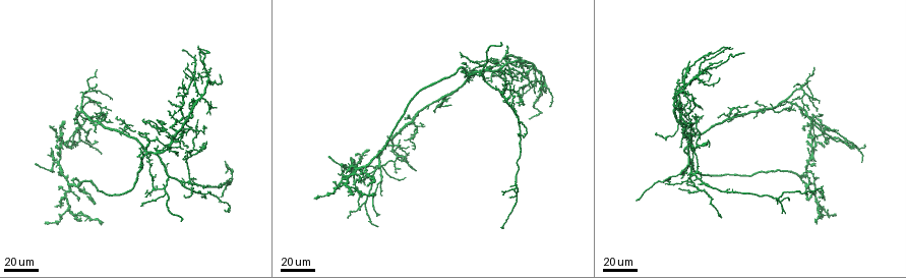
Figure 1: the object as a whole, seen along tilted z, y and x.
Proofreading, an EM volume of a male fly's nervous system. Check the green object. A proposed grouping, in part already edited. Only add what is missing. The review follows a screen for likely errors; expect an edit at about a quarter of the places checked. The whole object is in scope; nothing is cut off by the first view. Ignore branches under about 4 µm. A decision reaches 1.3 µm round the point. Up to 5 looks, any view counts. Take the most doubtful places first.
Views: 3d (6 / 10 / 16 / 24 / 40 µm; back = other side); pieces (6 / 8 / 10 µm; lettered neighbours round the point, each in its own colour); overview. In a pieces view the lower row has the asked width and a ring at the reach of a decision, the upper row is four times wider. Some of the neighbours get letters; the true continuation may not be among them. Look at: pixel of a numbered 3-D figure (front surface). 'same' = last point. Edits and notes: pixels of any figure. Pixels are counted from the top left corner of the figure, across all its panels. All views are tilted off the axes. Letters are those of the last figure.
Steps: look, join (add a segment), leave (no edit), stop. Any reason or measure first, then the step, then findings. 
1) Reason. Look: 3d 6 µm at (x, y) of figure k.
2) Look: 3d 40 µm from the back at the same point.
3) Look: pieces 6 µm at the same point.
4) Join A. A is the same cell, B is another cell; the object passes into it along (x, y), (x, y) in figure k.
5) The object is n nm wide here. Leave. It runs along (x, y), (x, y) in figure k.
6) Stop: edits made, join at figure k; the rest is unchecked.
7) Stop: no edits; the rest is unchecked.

Long arm stops here. Look: 3d 24 µm at (855, 149) of figure 1.

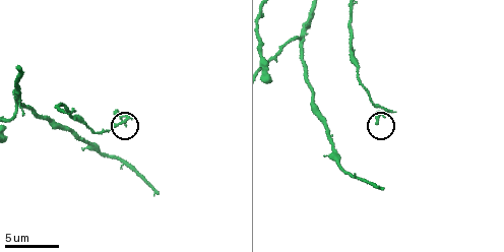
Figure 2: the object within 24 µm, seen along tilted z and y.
Look: pieces 10 µm at (377, 120) of figure 2.

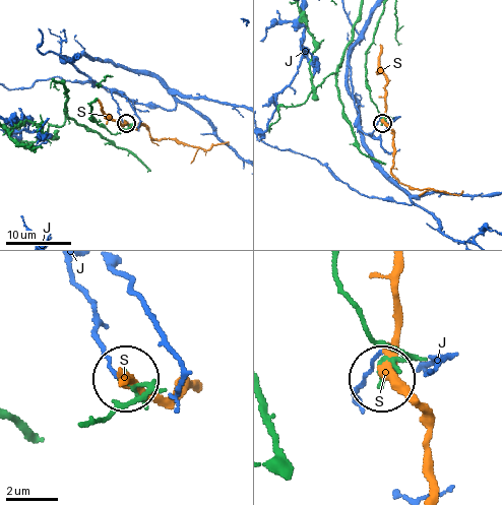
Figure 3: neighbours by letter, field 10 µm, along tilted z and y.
Leave. J and S are other cells; it runs along (335, 270), (364, 327), (394, 351), (381, 378) in figure 3; no lettered segment goes on from it.

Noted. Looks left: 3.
Branch stops here. Look: 3d 6 µm at (156, 190) of figure 2.

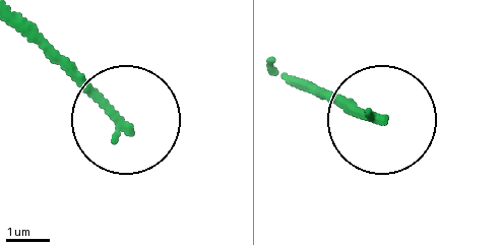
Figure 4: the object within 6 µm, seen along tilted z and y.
Look: pieces 8 µm at (381, 119) of figure 4.

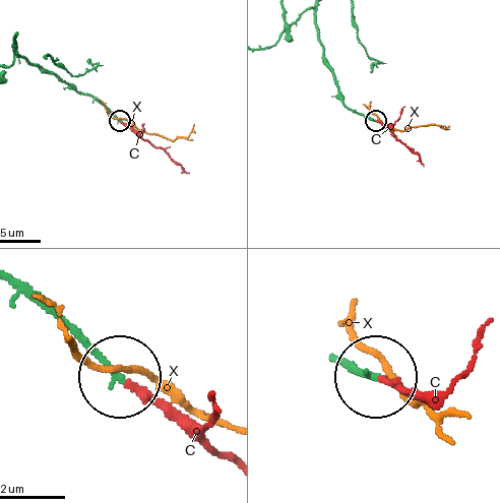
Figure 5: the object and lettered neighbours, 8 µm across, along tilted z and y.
The object is 170 nm wide here. Join C. C is the same cell, X is another cell; the object passes into it along (347, 362), (426, 396) in figure 5; the neuron continues.

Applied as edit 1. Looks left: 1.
Stop: edits made, join at figure 5; the rest is unchecked.

